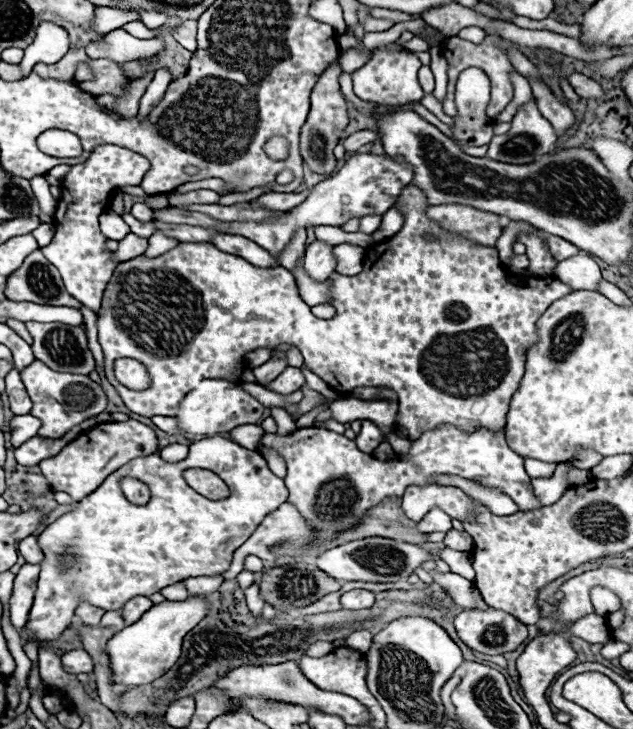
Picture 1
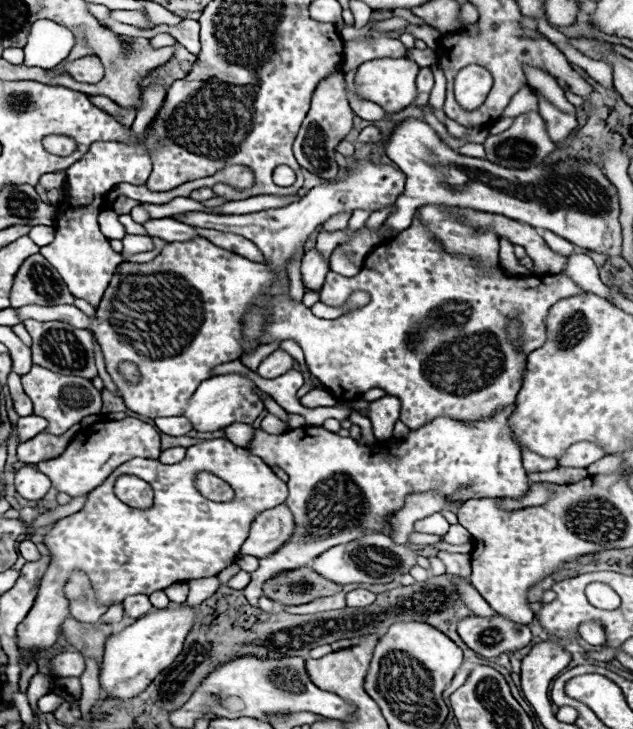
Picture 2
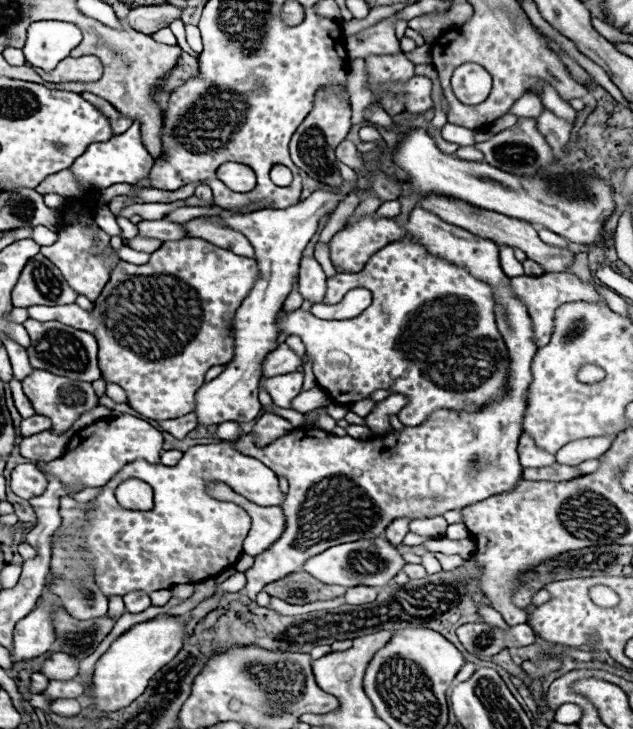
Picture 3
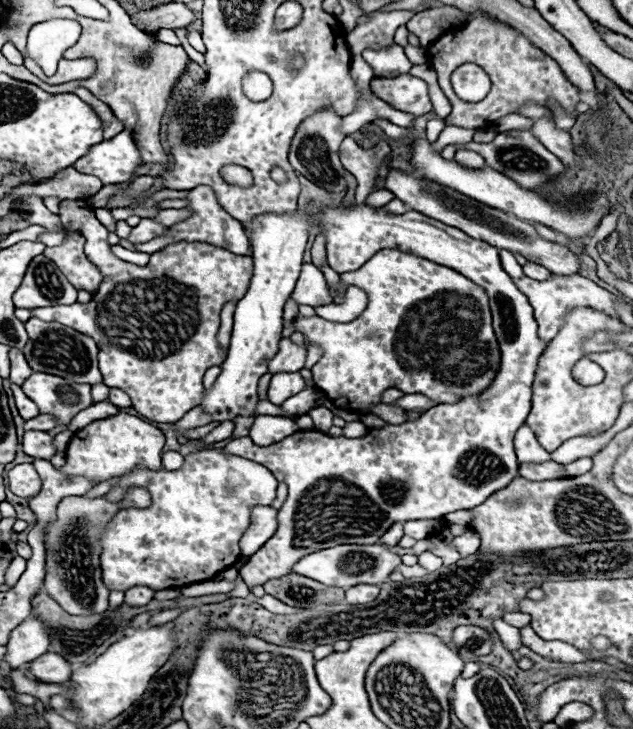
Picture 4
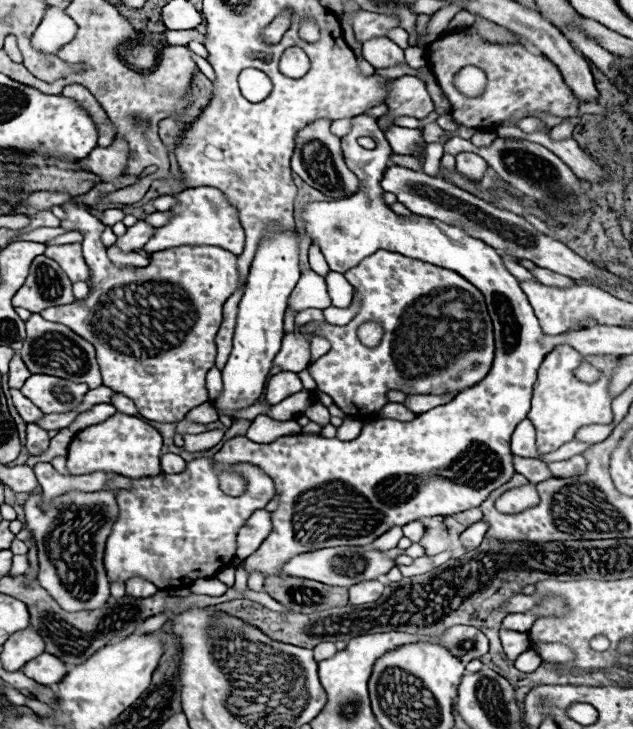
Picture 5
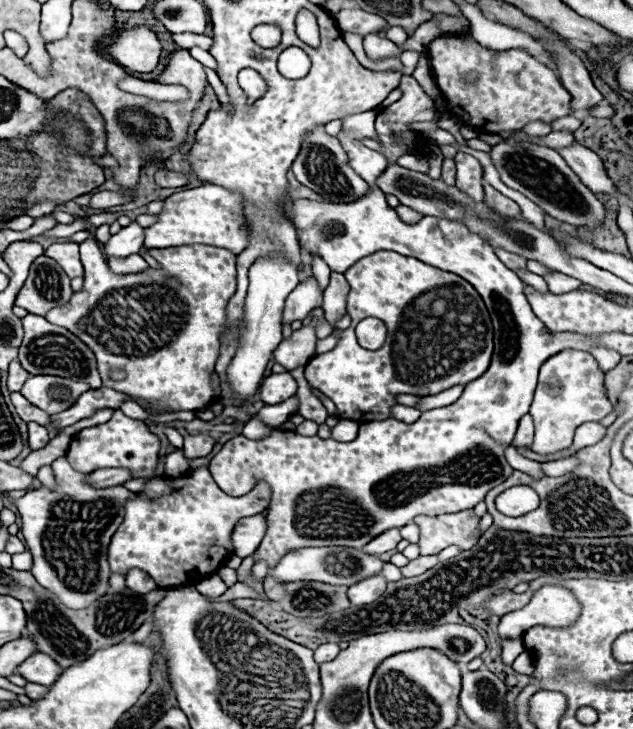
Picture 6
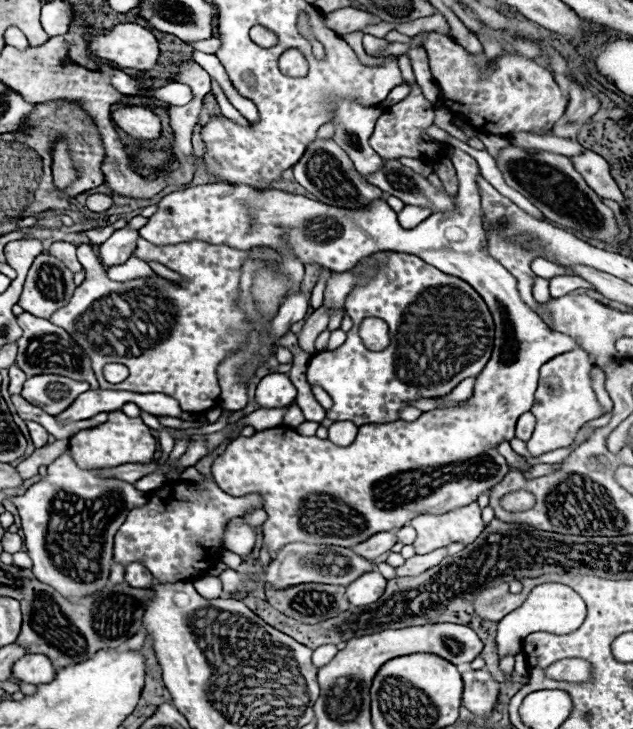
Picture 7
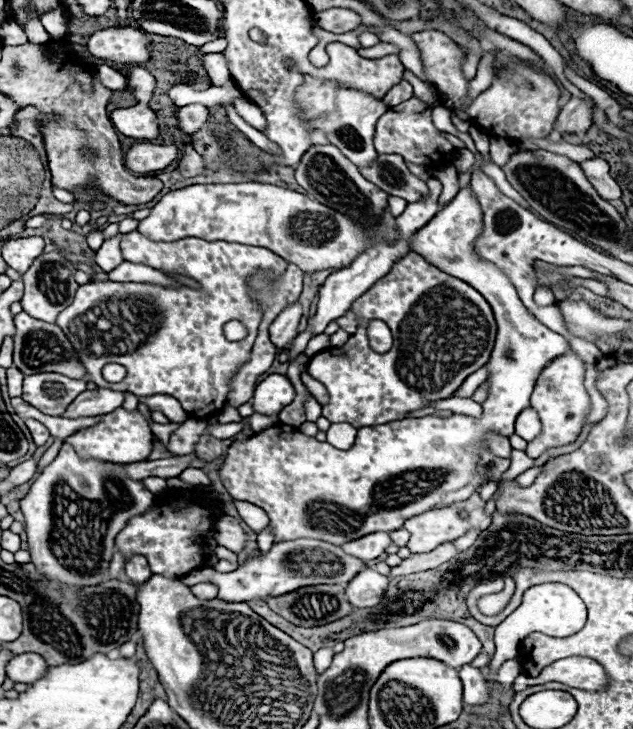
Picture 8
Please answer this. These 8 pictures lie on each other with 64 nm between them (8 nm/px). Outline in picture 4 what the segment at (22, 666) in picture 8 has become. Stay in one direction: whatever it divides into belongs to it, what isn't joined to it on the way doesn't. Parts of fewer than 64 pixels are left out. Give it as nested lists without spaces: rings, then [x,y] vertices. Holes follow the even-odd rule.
[[[46,652],[44,656],[36,658],[28,668],[28,676],[48,684],[62,684],[70,678],[70,674],[72,674],[72,666],[64,658],[52,652]]]

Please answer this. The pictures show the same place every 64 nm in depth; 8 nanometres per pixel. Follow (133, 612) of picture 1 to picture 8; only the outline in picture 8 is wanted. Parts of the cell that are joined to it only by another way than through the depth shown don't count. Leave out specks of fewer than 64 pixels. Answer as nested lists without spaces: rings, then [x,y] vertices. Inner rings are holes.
[[[136,554],[136,556],[132,556],[132,558],[128,558],[128,560],[126,560],[124,572],[126,572],[126,576],[130,578],[130,582],[132,582],[132,584],[146,582],[146,580],[152,576],[152,572],[150,572],[150,568],[148,568],[148,562],[146,562],[146,558],[144,558],[144,556],[140,556],[140,554]]]

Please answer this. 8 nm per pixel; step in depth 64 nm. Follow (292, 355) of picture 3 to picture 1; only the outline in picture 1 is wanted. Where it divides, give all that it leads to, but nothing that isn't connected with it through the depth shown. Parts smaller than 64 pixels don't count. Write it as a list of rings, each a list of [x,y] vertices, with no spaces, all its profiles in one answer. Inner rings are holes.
[[[270,358],[262,366],[254,368],[252,372],[258,378],[258,382],[264,384],[264,382],[272,382],[272,378],[276,378],[284,368],[288,368],[288,362],[286,360],[282,360],[282,358]]]

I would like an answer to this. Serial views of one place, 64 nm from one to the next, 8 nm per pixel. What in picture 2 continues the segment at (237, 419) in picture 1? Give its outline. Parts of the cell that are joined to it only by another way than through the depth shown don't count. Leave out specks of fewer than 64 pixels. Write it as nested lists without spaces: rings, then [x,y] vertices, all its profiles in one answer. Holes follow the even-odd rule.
[[[230,372],[204,380],[188,400],[188,408],[184,410],[184,416],[190,420],[196,432],[214,432],[234,422],[252,424],[262,412],[264,412],[264,404],[256,394],[256,384],[248,376]]]

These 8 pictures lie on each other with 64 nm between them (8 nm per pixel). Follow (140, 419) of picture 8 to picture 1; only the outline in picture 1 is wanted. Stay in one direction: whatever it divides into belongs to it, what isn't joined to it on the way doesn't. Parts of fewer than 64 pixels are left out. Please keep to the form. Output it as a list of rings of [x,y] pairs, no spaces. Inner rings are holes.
[[[126,420],[126,422],[104,422],[94,426],[92,430],[86,430],[80,434],[74,442],[70,442],[58,456],[42,460],[38,466],[42,474],[48,478],[54,492],[66,492],[76,502],[84,496],[92,494],[100,482],[126,462],[130,462],[136,456],[150,456],[158,452],[158,440],[150,426],[138,422],[138,420]]]

